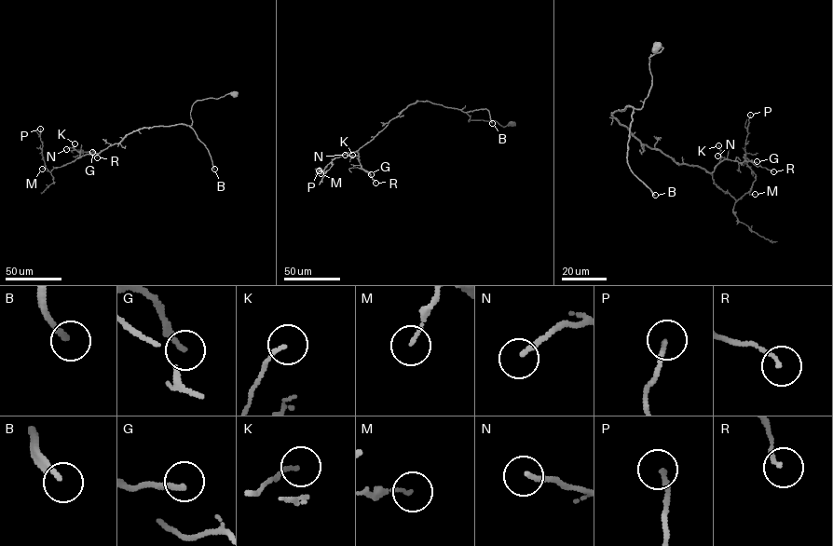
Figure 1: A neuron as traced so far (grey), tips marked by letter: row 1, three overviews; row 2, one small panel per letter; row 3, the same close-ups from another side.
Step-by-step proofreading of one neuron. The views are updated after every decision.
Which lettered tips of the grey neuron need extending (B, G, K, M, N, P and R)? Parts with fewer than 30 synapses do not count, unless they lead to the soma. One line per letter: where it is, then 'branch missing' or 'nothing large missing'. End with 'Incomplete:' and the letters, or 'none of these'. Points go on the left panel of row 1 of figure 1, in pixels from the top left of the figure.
B: place (214, 169); branch missing
G: place (92, 152); branch missing
K: place (75, 143); nothing large missing
M: place (42, 169); nothing large missing
N: place (66, 149); nothing large missing
P: place (40, 129); nothing large missing
R: place (97, 157); nothing large missing
Incomplete: B, G

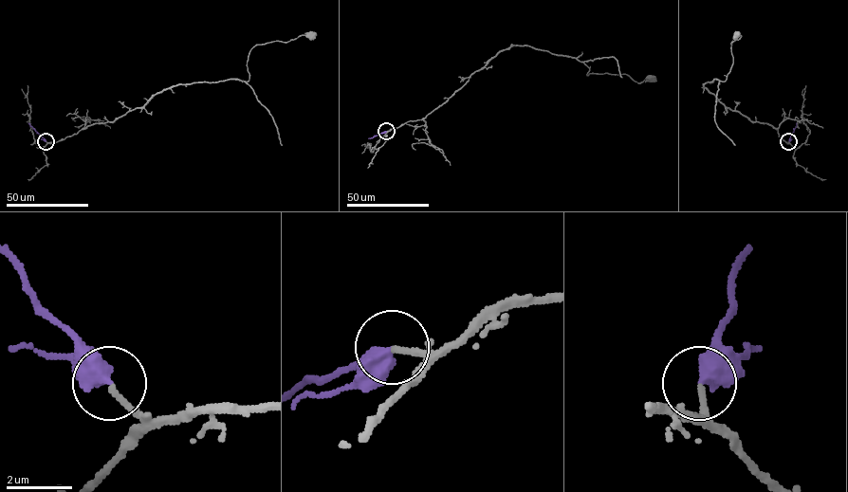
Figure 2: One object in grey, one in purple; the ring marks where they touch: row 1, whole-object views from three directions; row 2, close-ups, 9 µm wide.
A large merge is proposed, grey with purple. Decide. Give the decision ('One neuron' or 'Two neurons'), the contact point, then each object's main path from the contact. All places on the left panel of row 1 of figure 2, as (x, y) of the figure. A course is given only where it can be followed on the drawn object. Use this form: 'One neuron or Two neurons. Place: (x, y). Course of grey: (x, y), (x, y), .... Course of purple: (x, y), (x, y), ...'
One neuron. Place: (46, 141). Course of grey: (46, 141), (113, 122), (175, 86), (247, 82), (248, 56), (256, 45), (312, 34). Course of purple: (46, 141), (28, 122)

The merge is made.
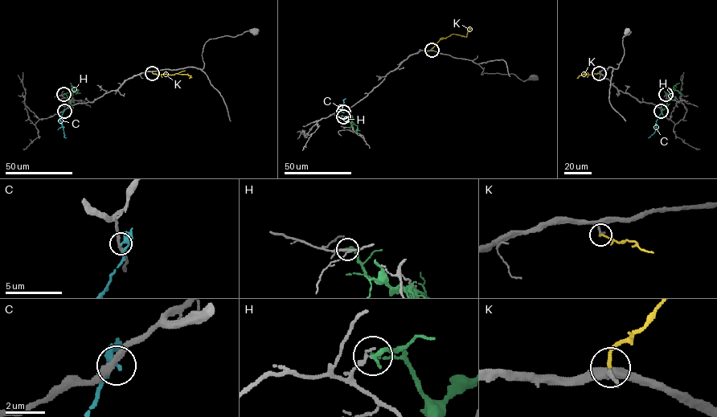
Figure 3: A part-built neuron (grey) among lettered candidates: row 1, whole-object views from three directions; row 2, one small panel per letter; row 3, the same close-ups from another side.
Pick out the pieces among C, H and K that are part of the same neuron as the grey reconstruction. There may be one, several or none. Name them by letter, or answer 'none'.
K

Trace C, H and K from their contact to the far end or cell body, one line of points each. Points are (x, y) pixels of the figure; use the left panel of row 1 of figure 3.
C: (64, 110), (60, 120), (66, 137)
H: (63, 94), (73, 107), (71, 111), (71, 108)
K: (152, 73), (187, 74), (189, 78)

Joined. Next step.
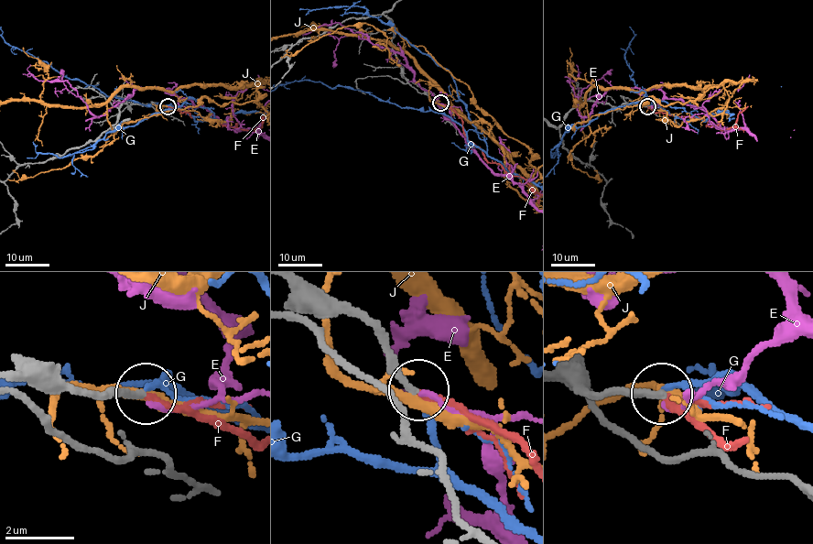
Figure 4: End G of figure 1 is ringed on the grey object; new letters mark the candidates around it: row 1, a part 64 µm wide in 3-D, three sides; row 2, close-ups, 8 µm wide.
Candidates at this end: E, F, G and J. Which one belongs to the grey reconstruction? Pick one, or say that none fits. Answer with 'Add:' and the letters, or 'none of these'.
Add: F

